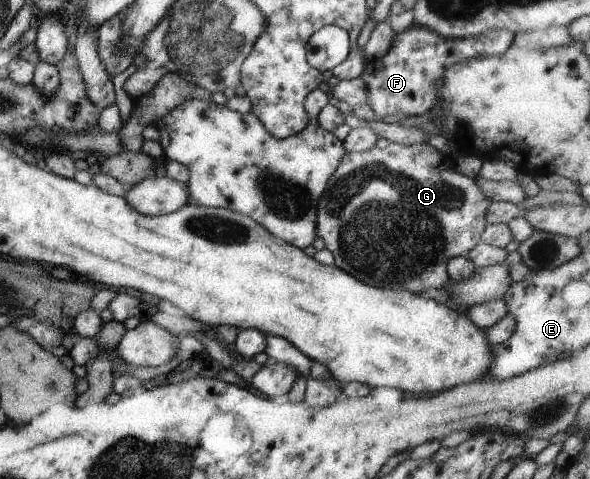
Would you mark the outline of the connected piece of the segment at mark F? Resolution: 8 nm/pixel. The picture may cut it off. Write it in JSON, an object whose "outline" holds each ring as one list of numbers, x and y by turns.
{"outline":[[411,25,409,29,394,36,384,57,367,60,360,77,367,88,368,105,374,110,377,119,388,115,428,115,437,100,435,81,447,67,476,56,504,53,514,38,511,31,489,29,472,37,446,39,430,28]]}

